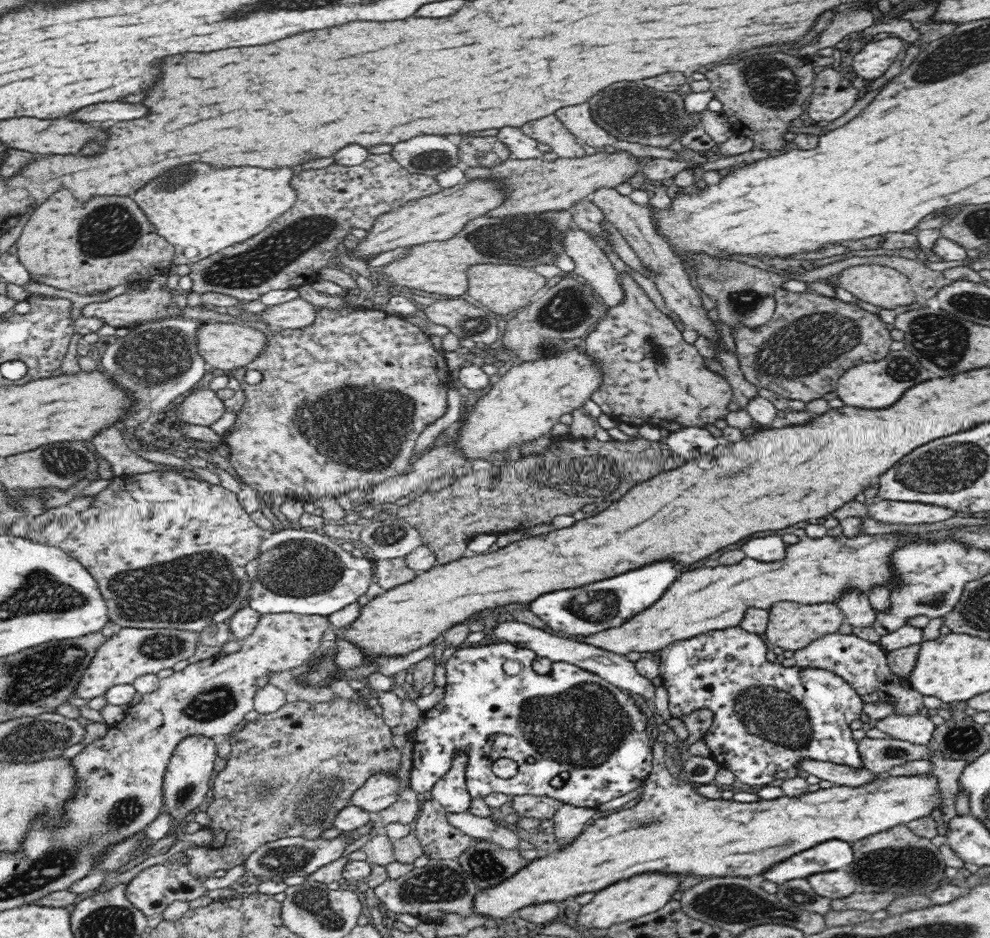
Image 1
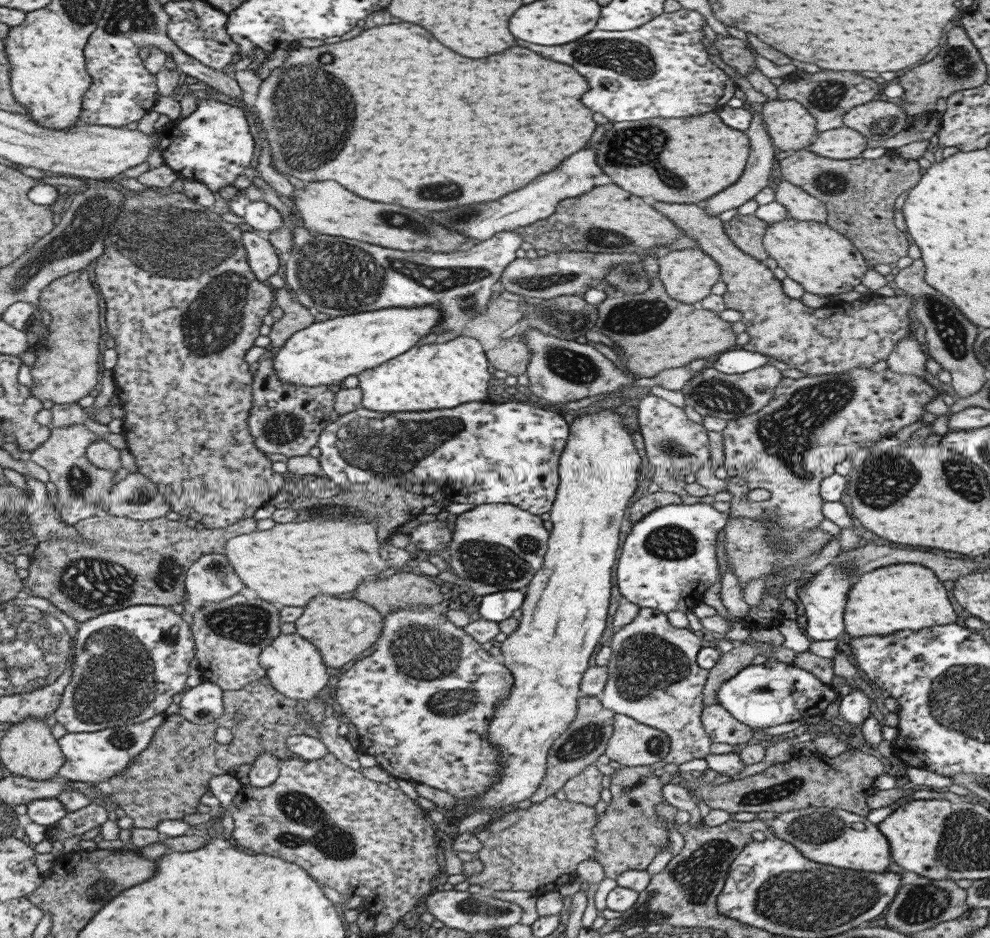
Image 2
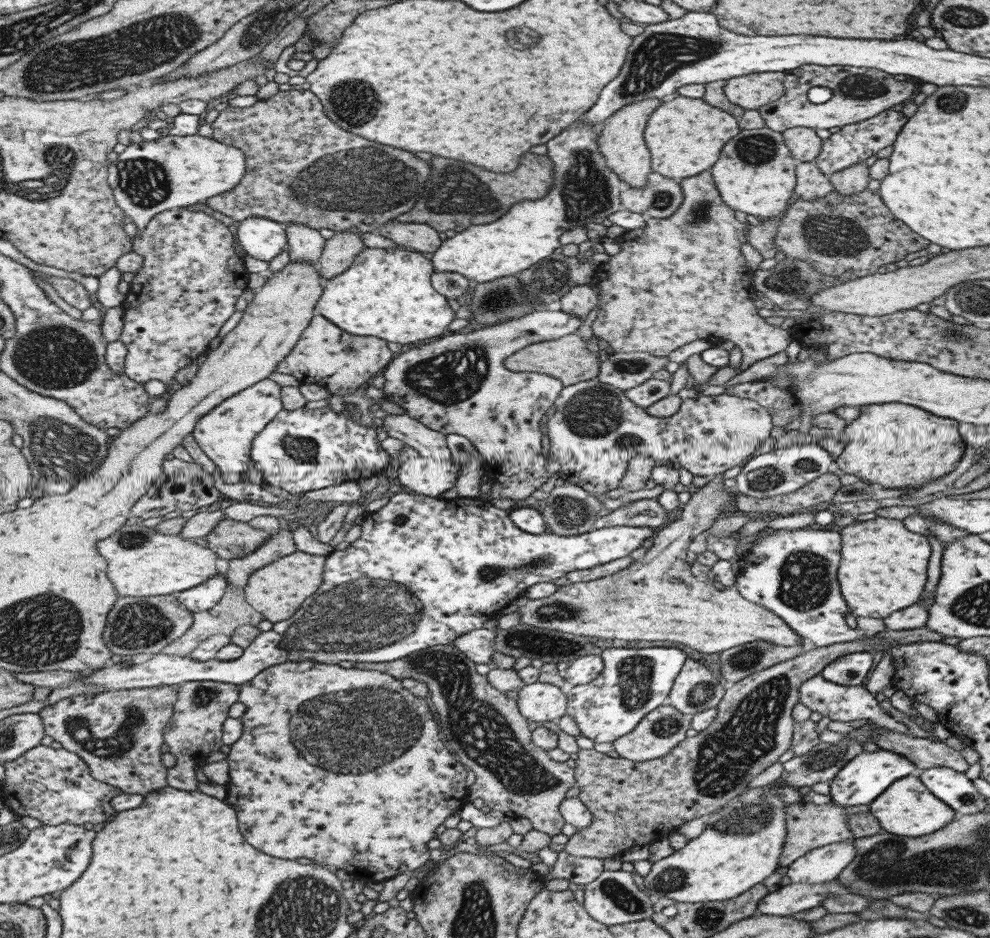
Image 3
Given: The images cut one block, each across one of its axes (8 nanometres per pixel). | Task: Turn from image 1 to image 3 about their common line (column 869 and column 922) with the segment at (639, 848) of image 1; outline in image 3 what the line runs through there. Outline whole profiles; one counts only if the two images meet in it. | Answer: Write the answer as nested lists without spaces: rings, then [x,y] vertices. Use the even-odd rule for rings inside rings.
[[[909,774],[891,782],[879,796],[869,804],[869,813],[877,820],[878,826],[885,832],[895,834],[897,837],[925,837],[935,830],[943,829],[954,820],[954,811],[951,807],[935,798],[923,786],[916,774]]]

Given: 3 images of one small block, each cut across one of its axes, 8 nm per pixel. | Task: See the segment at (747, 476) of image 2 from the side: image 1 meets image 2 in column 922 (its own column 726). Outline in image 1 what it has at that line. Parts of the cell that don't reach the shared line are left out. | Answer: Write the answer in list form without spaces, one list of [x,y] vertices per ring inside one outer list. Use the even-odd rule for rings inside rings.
[[[618,273],[625,296],[622,304],[608,308],[602,321],[599,321],[585,336],[586,354],[601,372],[602,384],[591,395],[591,400],[600,407],[603,414],[617,422],[640,425],[650,418],[650,422],[660,426],[664,421],[678,422],[684,427],[704,428],[729,412],[728,404],[733,400],[732,387],[725,378],[708,371],[705,359],[698,354],[693,345],[687,344],[675,323],[656,309],[654,302],[638,288],[638,284],[629,275]]]

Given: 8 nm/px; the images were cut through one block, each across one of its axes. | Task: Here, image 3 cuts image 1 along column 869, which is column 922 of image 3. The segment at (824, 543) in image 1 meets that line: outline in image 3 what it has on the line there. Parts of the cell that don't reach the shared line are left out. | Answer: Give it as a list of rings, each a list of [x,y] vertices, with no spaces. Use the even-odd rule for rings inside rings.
[[[876,516],[872,520],[855,521],[838,530],[841,556],[836,579],[849,614],[855,617],[886,618],[891,612],[911,606],[921,596],[925,584],[925,568],[929,542],[921,534],[903,528],[897,519]]]

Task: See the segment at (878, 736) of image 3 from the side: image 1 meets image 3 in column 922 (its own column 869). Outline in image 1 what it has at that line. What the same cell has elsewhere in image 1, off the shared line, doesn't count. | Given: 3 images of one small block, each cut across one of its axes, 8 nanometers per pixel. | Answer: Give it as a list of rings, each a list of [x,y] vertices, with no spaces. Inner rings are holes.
[[[864,737],[857,743],[861,766],[878,774],[887,773],[891,768],[910,760],[929,760],[932,756],[927,745],[912,744],[905,740],[886,737],[874,739]]]

